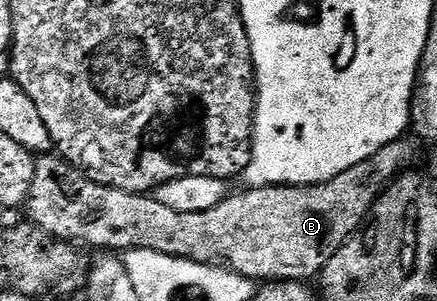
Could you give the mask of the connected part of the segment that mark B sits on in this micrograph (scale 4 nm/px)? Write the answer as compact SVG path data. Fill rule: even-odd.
M43 153L35 160L35 180L31 186L30 198L39 200L30 204L30 218L36 227L50 236L66 237L71 241L99 239L100 245L107 247L103 249L115 253L156 251L178 259L192 259L207 267L222 267L252 281L278 281L295 276L303 281L311 281L320 274L321 268L329 262L335 250L364 226L369 215L367 182L375 175L373 164L371 161L358 163L324 183L310 183L304 187L284 185L242 189L236 195L228 194L215 207L204 211L178 212L150 194L119 191L116 187L97 183L91 177L79 179L79 203L71 199L71 207L67 207L67 203L62 203L60 197L75 195L75 173L79 168L58 154Z

